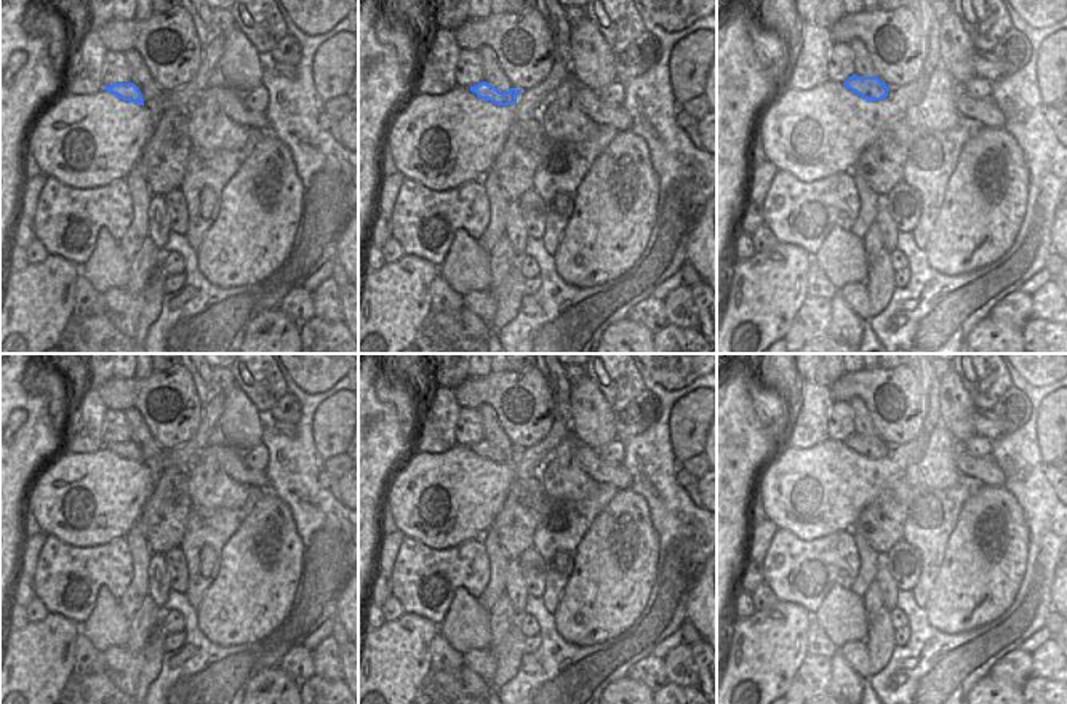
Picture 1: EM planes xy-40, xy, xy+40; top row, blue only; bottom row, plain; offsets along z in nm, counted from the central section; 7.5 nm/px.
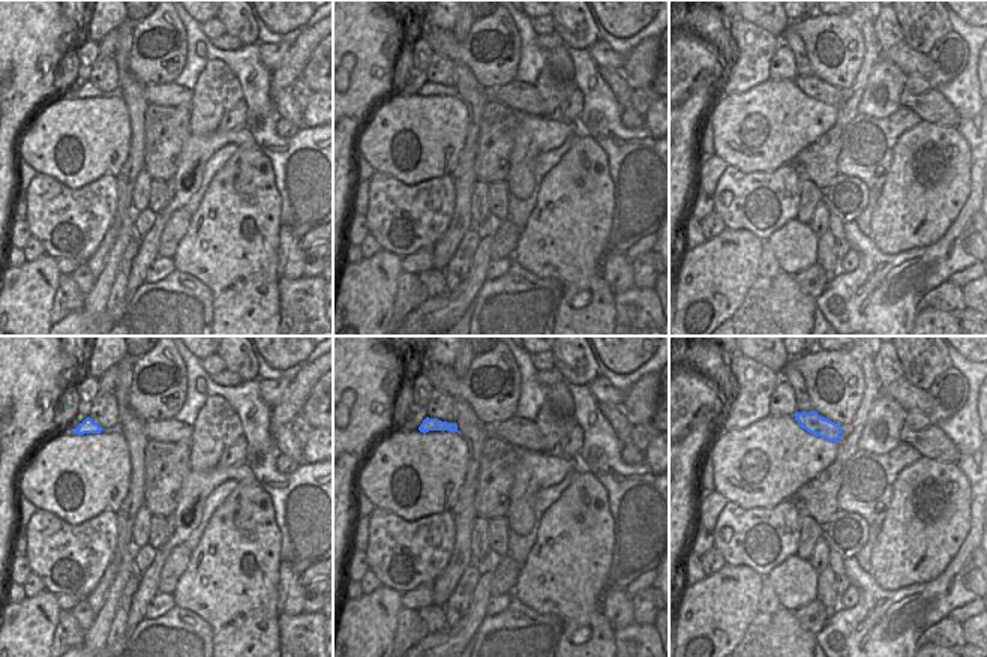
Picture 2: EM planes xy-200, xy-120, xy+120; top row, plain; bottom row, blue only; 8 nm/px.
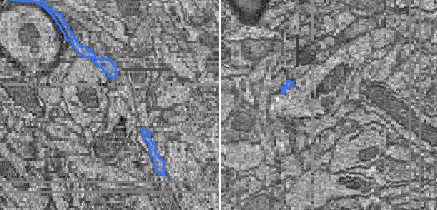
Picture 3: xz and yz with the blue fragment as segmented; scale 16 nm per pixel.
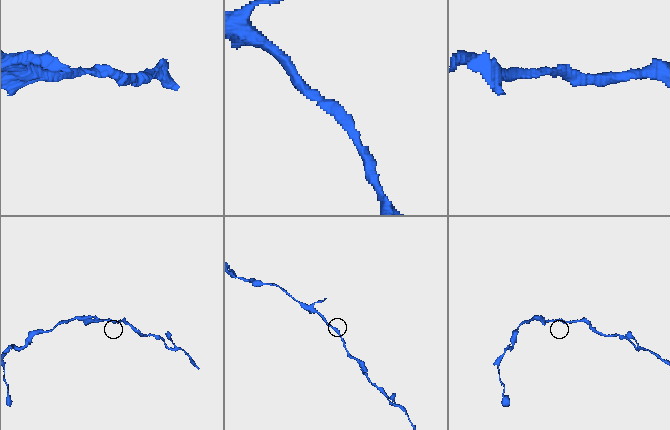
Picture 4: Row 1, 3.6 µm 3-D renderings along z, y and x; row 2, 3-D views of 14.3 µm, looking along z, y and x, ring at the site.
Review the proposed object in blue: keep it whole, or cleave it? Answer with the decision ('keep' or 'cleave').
keep

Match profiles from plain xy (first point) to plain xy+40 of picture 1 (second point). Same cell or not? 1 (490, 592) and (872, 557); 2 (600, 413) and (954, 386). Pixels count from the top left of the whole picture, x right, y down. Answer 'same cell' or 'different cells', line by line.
1: same cell
2: same cell

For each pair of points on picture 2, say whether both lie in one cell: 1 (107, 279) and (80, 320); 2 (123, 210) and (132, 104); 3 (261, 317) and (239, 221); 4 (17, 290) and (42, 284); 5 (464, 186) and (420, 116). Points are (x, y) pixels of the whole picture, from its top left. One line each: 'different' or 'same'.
1: different
2: same
3: same
4: same
5: different

